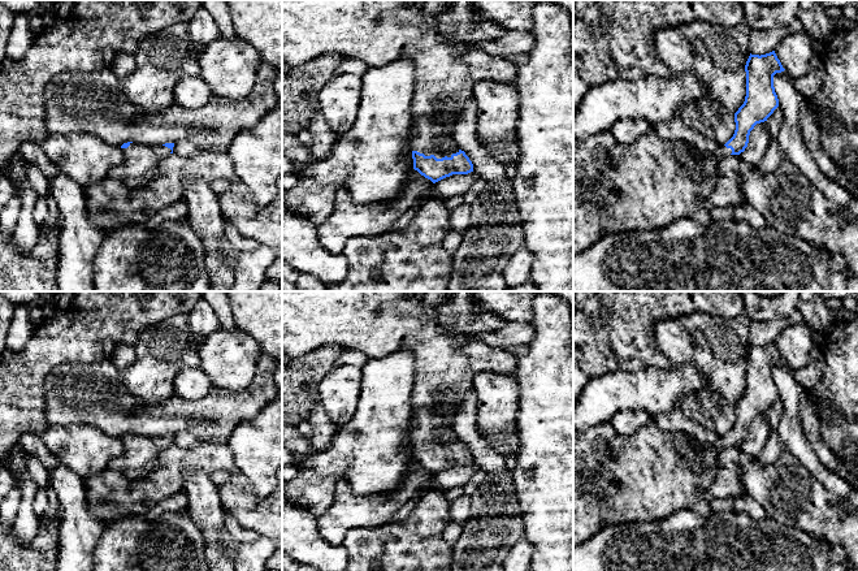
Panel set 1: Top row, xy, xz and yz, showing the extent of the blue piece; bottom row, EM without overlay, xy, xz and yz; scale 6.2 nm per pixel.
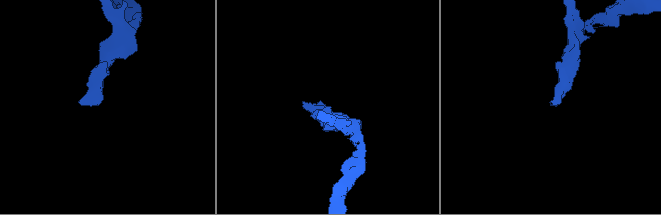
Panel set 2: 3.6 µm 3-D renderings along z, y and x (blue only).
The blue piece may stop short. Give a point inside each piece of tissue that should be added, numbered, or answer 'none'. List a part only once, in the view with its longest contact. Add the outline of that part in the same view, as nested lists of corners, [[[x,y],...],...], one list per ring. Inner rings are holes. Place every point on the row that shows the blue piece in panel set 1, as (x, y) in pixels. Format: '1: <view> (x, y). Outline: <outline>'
1: xz (377, 33). Outline: [[[282,0],[282,62],[304,65],[326,53],[360,60],[369,68],[411,59],[415,62],[415,73],[410,148],[425,156],[434,155],[437,159],[451,157],[460,150],[454,142],[448,151],[443,151],[437,139],[456,135],[456,117],[467,100],[473,98],[473,85],[481,81],[515,83],[517,77],[517,65],[508,59],[488,53],[469,43],[445,39],[437,30],[437,18],[424,13],[422,3]]]

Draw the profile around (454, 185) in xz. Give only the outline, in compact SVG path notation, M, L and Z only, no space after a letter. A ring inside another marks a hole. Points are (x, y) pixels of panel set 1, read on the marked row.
M473 170L468 174L452 174L433 183L432 198L446 200L456 195L464 195L480 176Z

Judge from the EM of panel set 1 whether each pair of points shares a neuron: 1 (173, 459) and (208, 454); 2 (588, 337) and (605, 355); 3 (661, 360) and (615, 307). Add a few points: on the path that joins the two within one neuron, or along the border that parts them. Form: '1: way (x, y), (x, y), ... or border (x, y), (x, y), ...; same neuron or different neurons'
1: way (182, 459), (199, 458); same neuron
2: way (590, 341), (601, 351); same neuron
3: way (648, 349), (629, 331), (628, 320); same neuron

